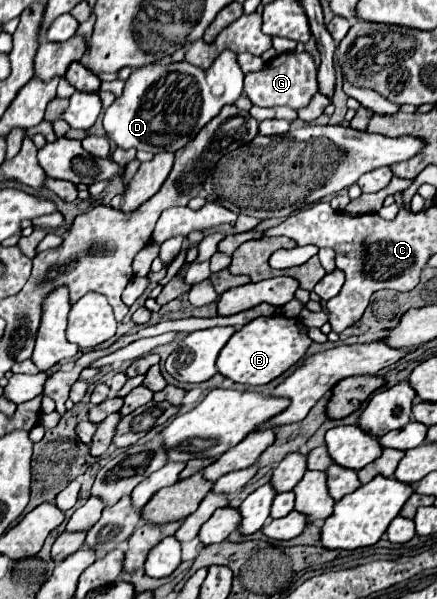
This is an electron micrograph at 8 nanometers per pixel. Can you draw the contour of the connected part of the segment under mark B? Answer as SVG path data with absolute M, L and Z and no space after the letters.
M283 314L259 316L249 324L245 324L243 328L239 328L229 338L229 342L223 346L219 354L217 370L225 378L231 378L233 382L241 382L247 386L261 386L281 376L293 364L297 364L307 354L307 348L311 344L313 340L307 334L307 326L299 318L287 318Z

